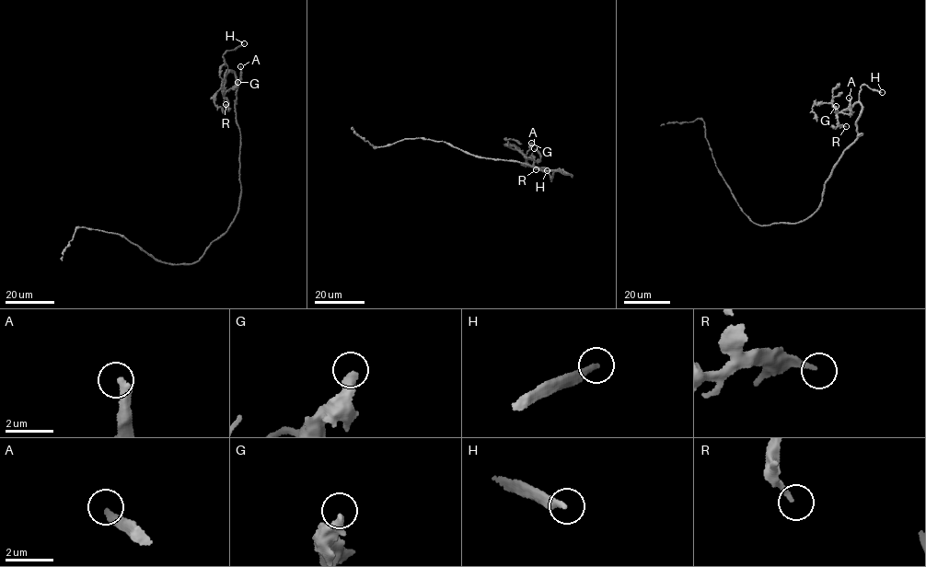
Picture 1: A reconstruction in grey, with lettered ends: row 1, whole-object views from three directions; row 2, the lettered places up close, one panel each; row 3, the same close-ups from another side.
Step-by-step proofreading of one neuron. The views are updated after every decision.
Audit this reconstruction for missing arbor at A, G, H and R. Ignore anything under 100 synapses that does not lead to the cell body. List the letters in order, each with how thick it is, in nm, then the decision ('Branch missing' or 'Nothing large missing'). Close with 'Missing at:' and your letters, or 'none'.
A: Thickness 360 nm. Nothing large missing
G: Thickness 400 nm. Nothing large missing
H: Thickness 260 nm. Branch missing
R: Thickness 190 nm. Nothing large missing
Missing at: H

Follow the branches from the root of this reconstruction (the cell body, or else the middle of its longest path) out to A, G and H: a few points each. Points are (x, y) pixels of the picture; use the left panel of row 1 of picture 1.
A: (225, 231), (241, 191), (234, 73), (228, 72), (224, 86), (225, 91), (236, 85), (240, 66)
G: (225, 231), (241, 191), (237, 84), (235, 74), (228, 72), (224, 93), (237, 82)
H: (225, 231), (232, 224), (239, 202), (241, 143), (236, 118), (236, 76), (227, 68), (223, 55), (244, 43)

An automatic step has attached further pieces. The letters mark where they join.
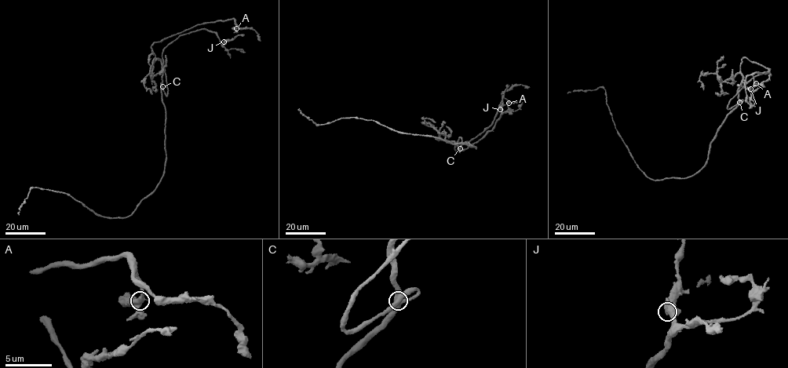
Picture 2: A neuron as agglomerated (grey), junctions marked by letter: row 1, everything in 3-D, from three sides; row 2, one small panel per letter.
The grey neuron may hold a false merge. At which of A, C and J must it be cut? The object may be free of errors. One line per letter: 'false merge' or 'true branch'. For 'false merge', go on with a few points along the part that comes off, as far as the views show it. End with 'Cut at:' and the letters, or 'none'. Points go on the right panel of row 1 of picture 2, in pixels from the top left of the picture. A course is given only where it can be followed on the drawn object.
A: true branch
C: true branch
J: true branch
Cut at: none

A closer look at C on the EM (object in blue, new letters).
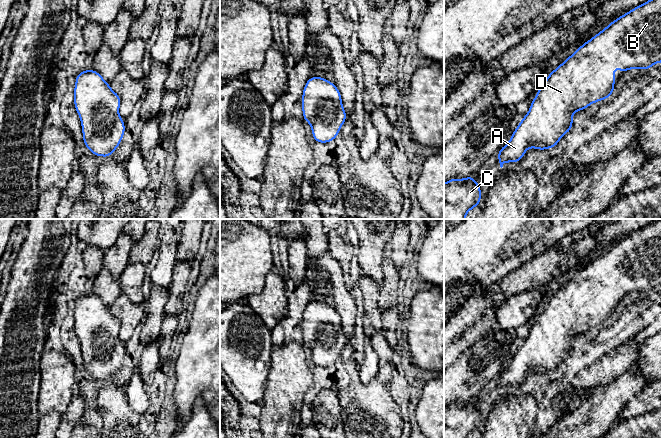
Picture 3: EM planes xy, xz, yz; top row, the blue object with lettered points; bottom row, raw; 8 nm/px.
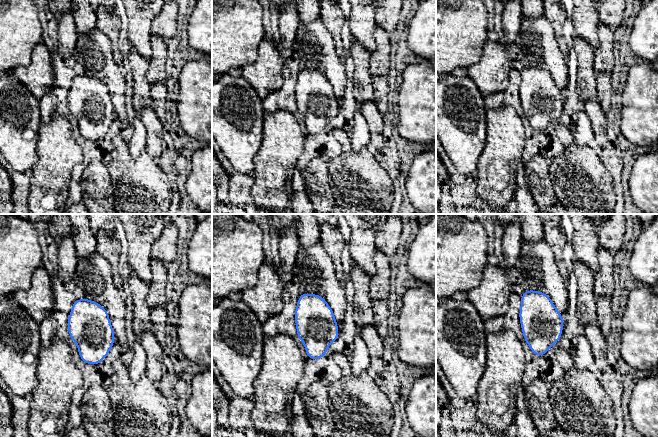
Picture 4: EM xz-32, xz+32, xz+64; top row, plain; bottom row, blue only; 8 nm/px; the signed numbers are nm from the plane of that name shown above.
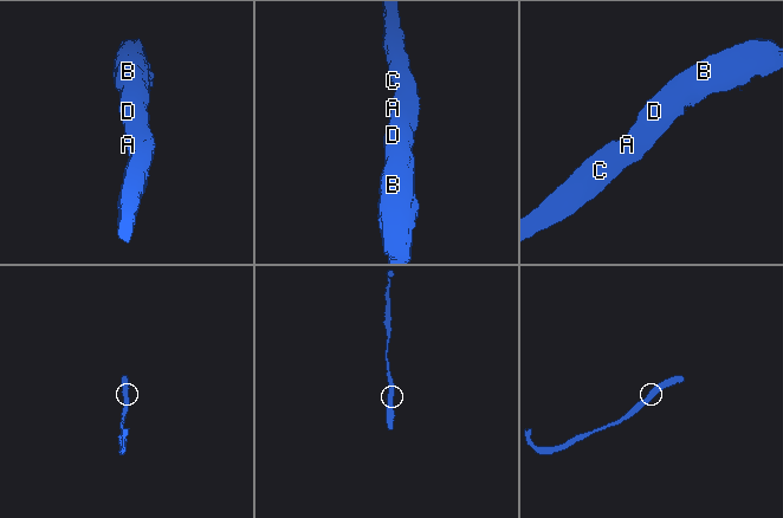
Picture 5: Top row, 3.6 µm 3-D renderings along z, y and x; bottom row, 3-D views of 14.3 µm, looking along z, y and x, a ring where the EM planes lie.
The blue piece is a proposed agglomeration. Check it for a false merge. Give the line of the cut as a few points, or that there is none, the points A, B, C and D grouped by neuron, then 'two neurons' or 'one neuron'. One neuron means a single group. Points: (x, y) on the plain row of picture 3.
no cut; A B C D; one neuron

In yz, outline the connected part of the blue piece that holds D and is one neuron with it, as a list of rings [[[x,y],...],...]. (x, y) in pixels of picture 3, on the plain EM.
[[[661,220],[648,224],[612,245],[602,255],[577,272],[547,300],[536,317],[536,321],[532,324],[529,336],[513,355],[510,365],[499,374],[497,382],[500,391],[502,392],[506,386],[519,387],[529,371],[538,374],[556,371],[559,364],[572,353],[574,347],[571,342],[575,336],[584,334],[592,327],[605,324],[613,318],[614,288],[616,286],[619,296],[635,292],[646,294],[661,286]]]

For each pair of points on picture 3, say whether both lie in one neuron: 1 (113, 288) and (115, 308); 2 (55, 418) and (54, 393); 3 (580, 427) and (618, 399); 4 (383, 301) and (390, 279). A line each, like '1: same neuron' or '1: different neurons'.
1: different neurons
2: different neurons
3: same neuron
4: same neuron

